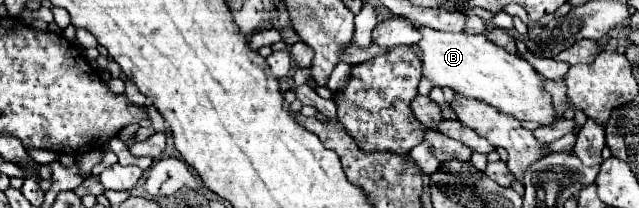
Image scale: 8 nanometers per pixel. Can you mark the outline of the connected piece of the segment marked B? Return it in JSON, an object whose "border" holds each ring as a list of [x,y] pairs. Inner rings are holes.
{"border":[[[420,27],[422,41],[418,43],[424,51],[422,69],[424,75],[438,87],[450,87],[464,97],[474,97],[480,101],[490,103],[492,107],[500,109],[502,113],[514,115],[518,121],[534,121],[538,125],[552,125],[556,121],[556,111],[552,105],[552,97],[544,91],[544,79],[536,73],[526,59],[520,55],[512,55],[506,49],[492,45],[484,35],[466,35],[466,33],[444,33],[430,27]]]}

